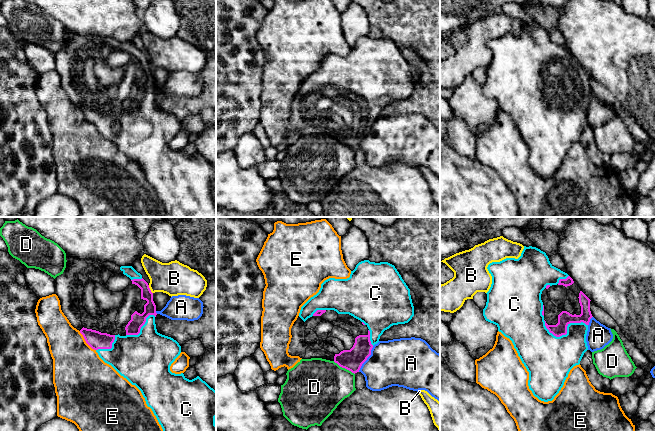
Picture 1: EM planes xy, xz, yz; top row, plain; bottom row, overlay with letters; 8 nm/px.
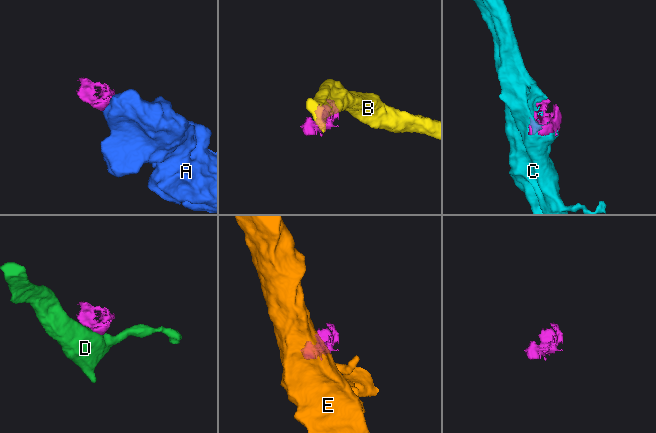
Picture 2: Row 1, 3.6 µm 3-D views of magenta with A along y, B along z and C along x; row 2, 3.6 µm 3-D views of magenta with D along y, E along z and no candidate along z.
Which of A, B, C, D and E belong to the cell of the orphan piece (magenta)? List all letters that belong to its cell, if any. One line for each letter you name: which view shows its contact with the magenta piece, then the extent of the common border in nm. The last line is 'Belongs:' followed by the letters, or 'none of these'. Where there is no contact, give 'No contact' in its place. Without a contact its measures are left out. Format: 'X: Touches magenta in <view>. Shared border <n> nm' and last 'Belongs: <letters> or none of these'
C: Touches magenta in yz. Shared border 360 nm
Belongs: C

